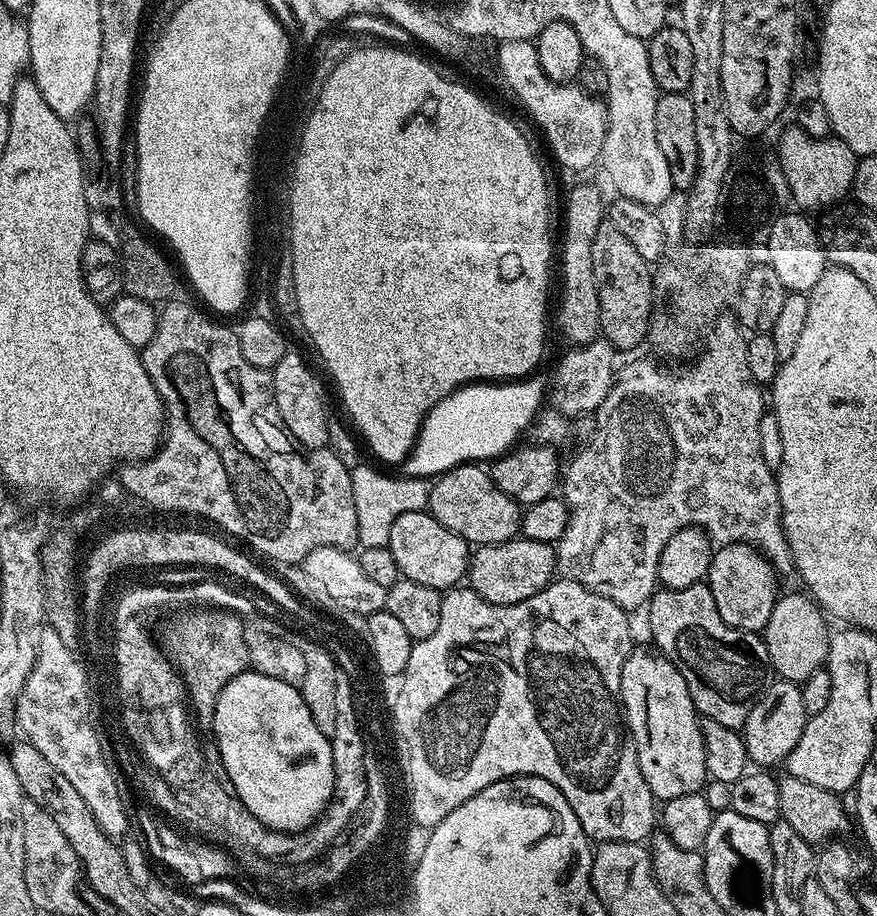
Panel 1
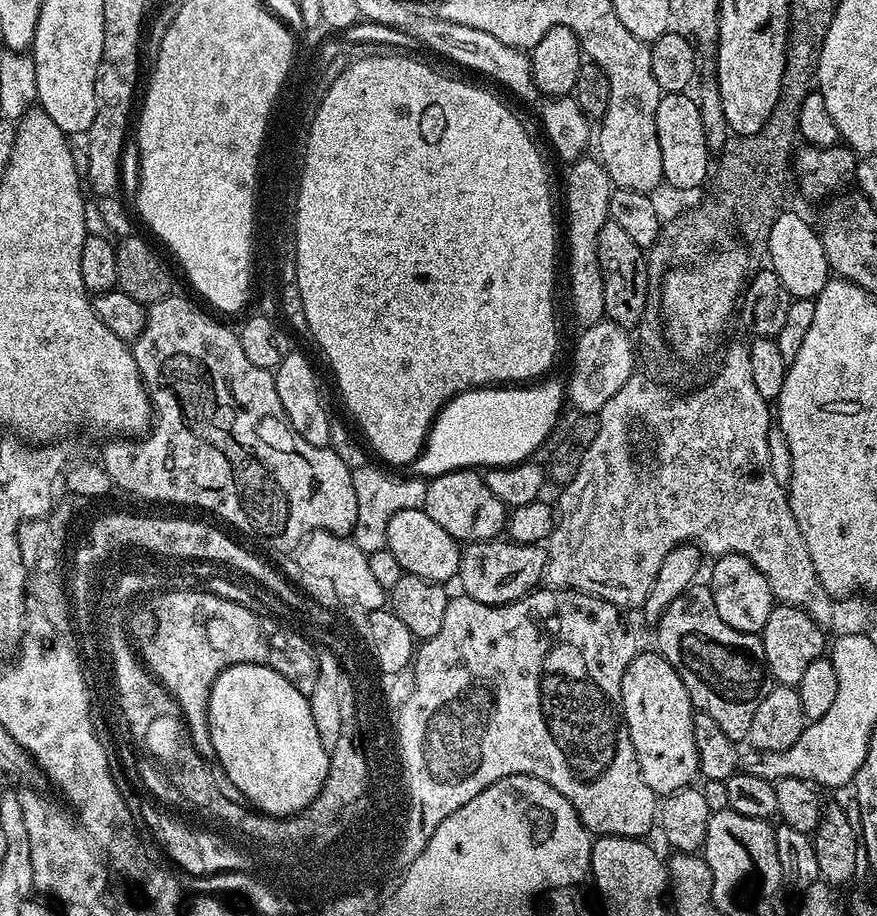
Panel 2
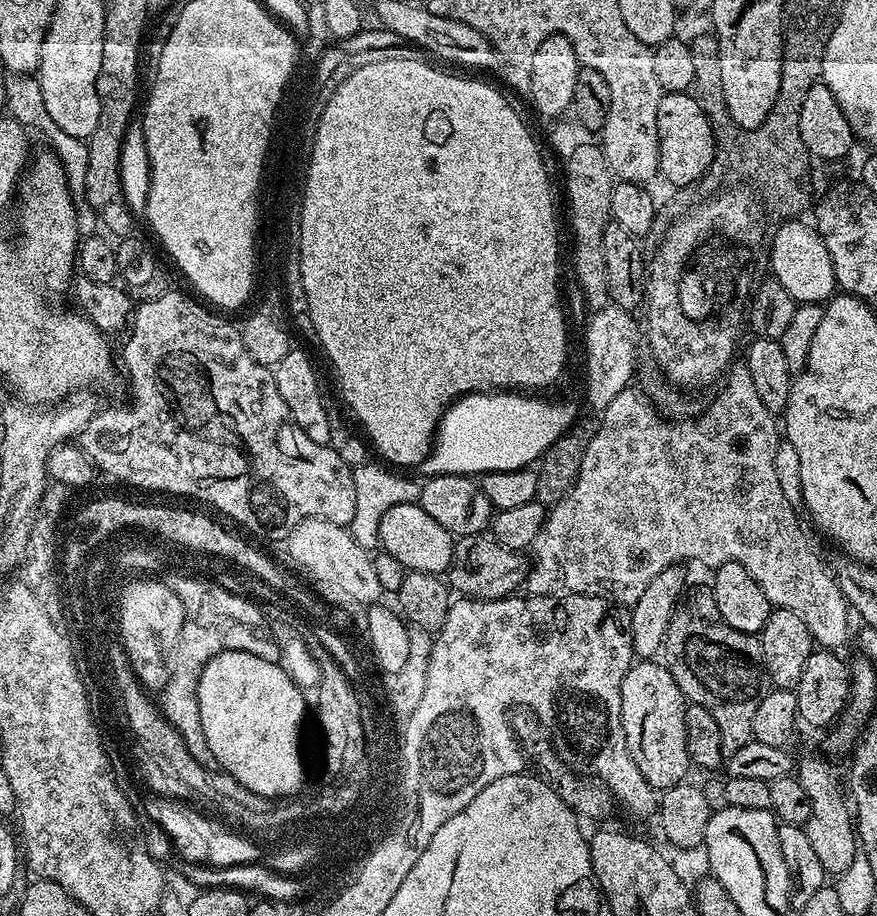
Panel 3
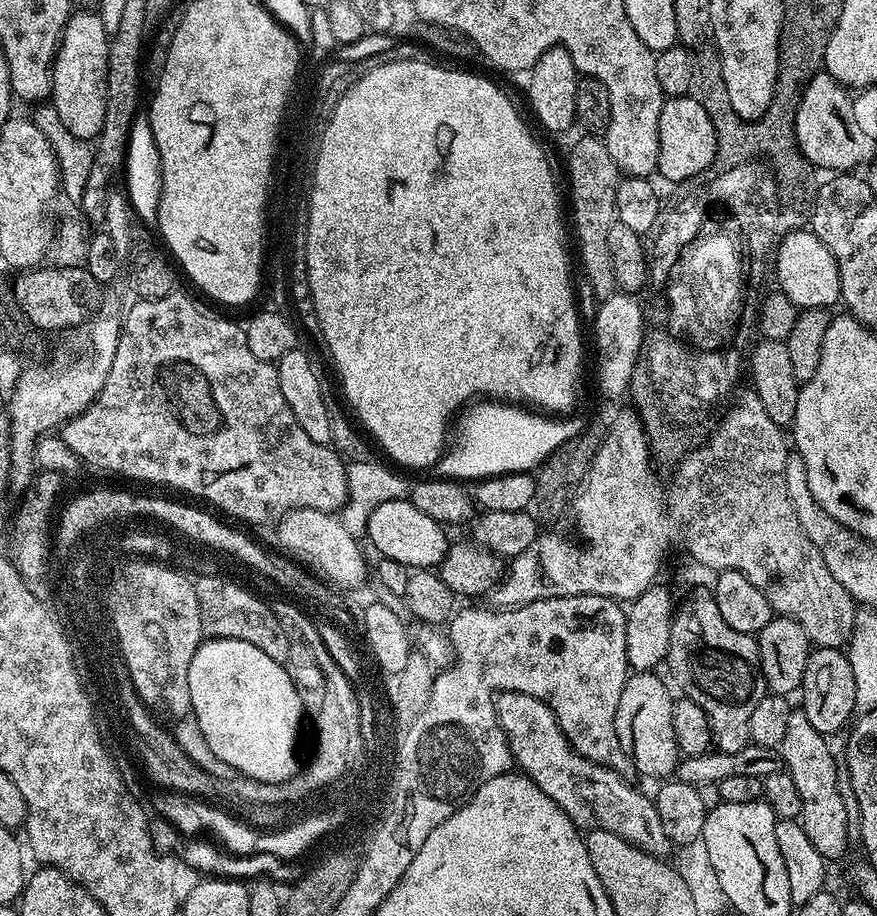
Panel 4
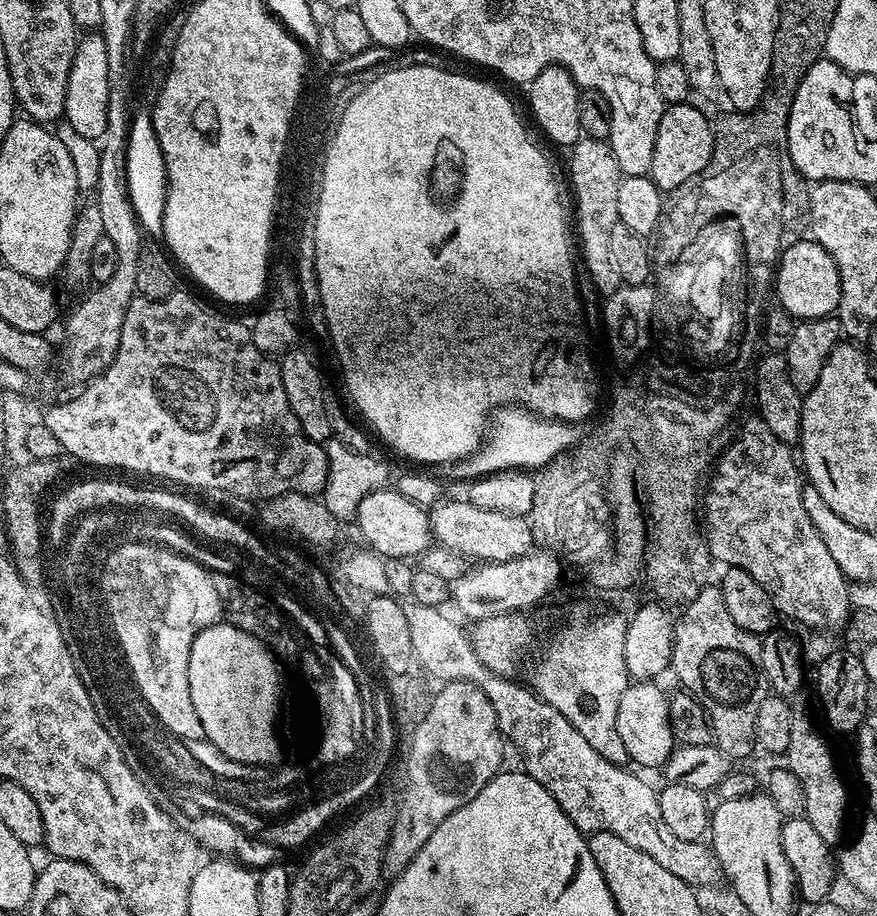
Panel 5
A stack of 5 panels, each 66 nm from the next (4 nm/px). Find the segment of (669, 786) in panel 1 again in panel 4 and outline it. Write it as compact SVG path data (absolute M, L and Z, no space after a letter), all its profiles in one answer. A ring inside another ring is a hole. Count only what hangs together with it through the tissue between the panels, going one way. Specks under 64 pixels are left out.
M655 671L629 675L618 698L616 729L618 742L622 742L622 746L632 757L633 769L660 782L675 773L676 765L682 757L674 732L674 696L668 693L667 686L656 675Z

